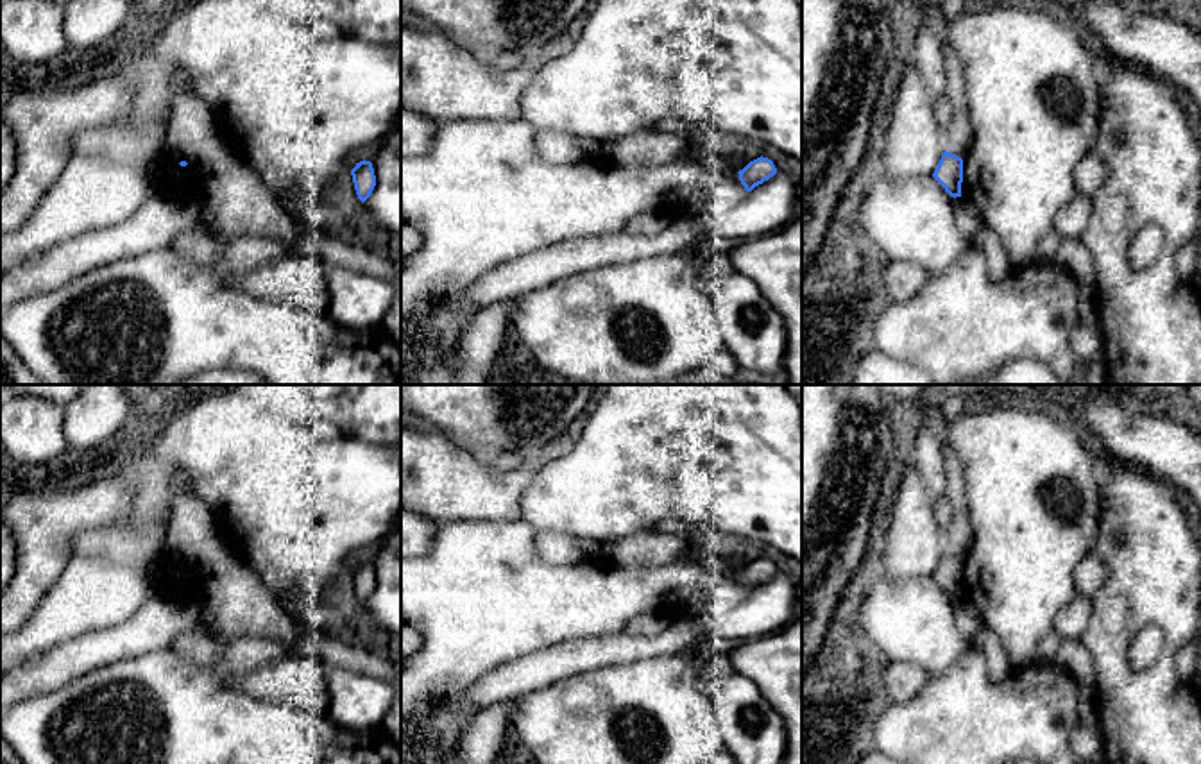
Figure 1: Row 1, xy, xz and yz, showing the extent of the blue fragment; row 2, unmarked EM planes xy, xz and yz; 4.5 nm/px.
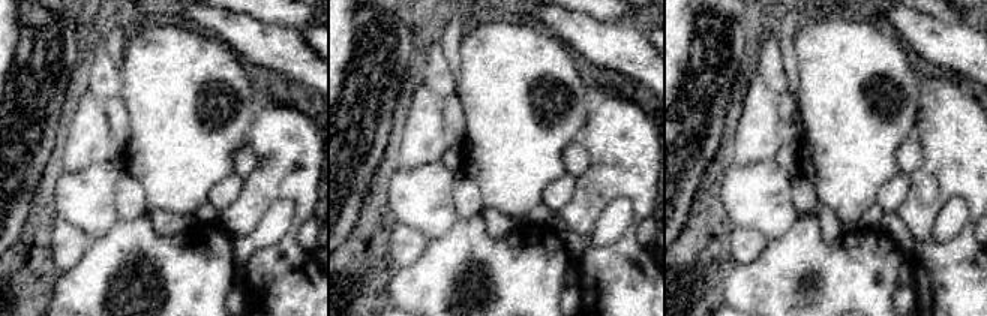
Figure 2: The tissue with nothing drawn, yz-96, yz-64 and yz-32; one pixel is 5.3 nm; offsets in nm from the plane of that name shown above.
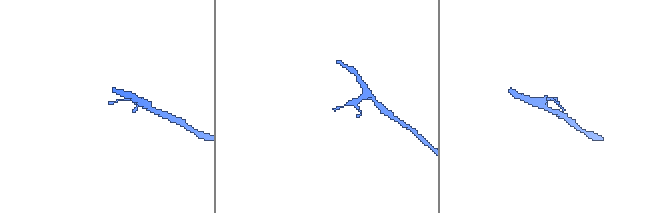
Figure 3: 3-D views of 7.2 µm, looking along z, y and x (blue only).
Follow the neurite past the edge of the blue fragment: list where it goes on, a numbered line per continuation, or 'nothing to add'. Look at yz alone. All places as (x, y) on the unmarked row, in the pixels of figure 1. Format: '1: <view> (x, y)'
nothing to add

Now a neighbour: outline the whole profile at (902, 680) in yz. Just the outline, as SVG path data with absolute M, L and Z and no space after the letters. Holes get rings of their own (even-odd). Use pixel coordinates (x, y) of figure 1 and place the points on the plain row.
M888 660L882 675L882 685L891 703L909 701L922 691L931 675L911 662Z

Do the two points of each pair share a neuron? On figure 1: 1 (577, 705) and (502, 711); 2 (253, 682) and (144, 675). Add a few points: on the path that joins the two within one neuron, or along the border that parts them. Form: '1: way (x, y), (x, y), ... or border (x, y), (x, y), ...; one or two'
1: border (516, 700), (509, 727); two
2: border (224, 682), (256, 696); two

